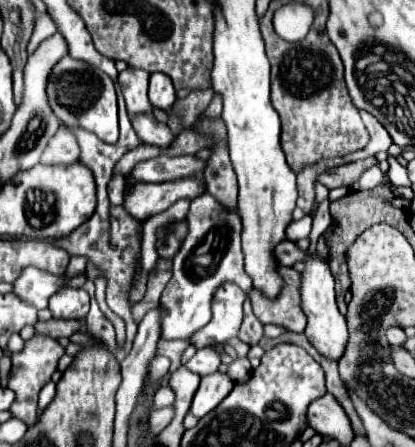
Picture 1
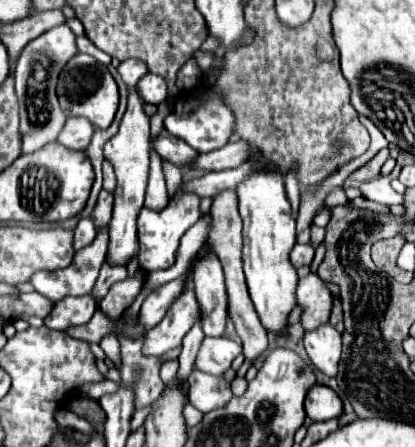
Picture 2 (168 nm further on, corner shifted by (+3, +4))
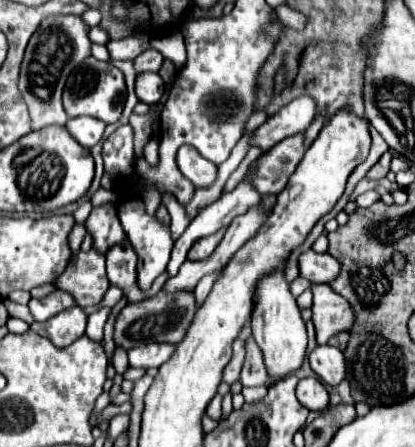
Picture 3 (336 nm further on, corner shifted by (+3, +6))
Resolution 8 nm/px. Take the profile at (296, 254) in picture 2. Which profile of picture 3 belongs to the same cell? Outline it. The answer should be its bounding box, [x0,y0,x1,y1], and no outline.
[298,249,340,283]

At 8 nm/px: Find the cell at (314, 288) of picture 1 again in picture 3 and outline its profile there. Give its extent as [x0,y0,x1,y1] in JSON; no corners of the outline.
[308,345,344,385]

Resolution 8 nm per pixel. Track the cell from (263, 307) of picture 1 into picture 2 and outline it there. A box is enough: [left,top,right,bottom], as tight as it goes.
[296,273,334,331]

